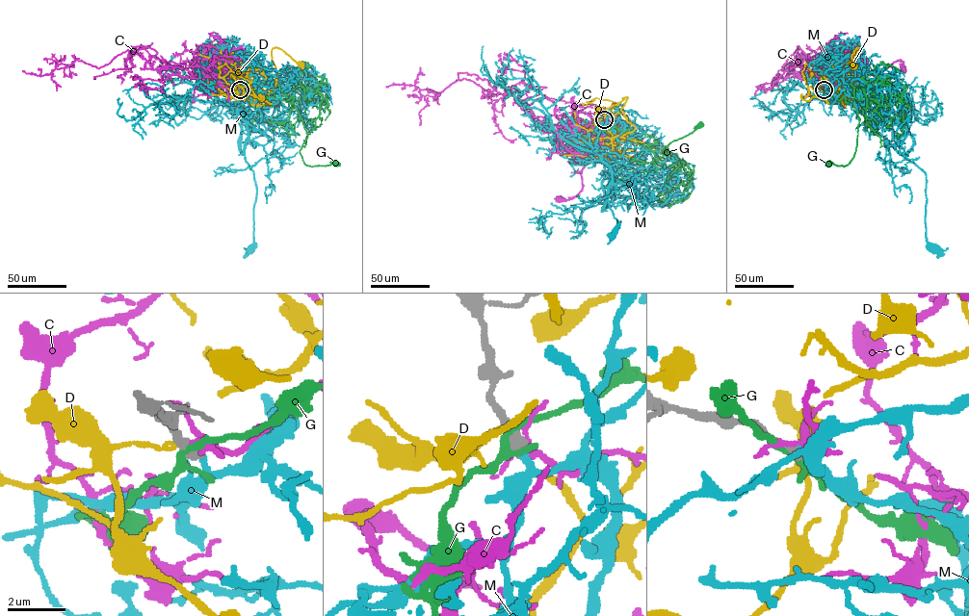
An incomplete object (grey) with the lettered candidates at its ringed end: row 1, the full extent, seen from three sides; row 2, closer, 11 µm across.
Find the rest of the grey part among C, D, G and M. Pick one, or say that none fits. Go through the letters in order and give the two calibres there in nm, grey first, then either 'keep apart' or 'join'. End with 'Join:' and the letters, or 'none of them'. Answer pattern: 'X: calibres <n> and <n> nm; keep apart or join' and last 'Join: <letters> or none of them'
C: calibres 480 and 130 nm; keep apart
D: calibres 440 and 120 nm; keep apart
G: calibres 480 and 200 nm; keep apart
M: calibres 400 and 200 nm; join
Join: M

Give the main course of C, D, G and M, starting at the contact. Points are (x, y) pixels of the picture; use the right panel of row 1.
C: (823, 89), (829, 75), (815, 66), (838, 87), (855, 90), (897, 61), (903, 68)
D: (823, 89), (820, 97), (801, 97), (833, 103), (844, 67), (858, 47), (851, 64)
G: (823, 89), (838, 100), (854, 99), (859, 119), (852, 159), (844, 166), (829, 165)
M: (824, 89), (828, 91), (835, 103), (854, 104), (899, 152), (923, 170), (926, 180), (926, 241), (936, 249)

